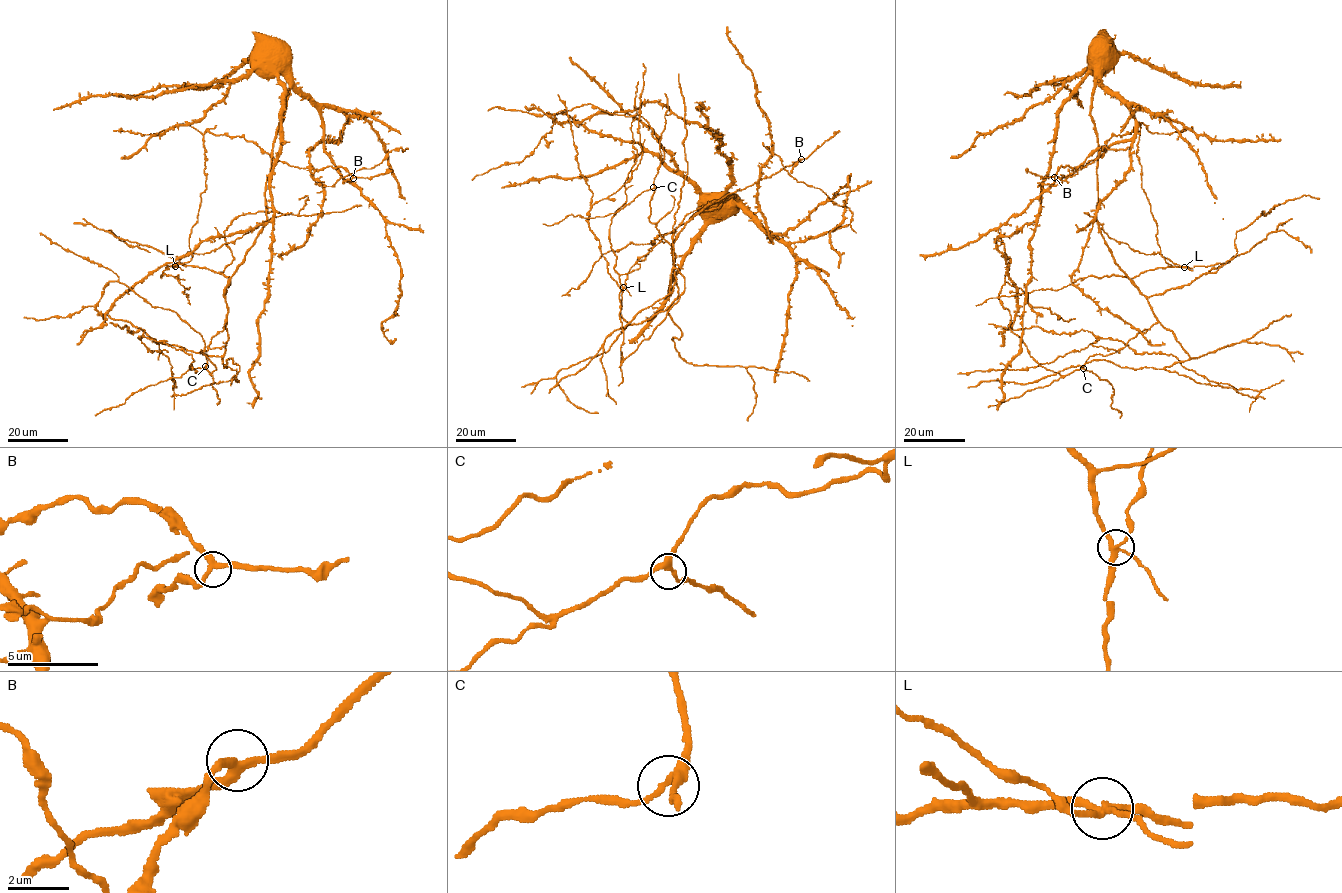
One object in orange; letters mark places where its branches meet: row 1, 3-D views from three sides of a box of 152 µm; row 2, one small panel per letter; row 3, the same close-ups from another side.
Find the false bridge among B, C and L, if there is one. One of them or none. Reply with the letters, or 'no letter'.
L

